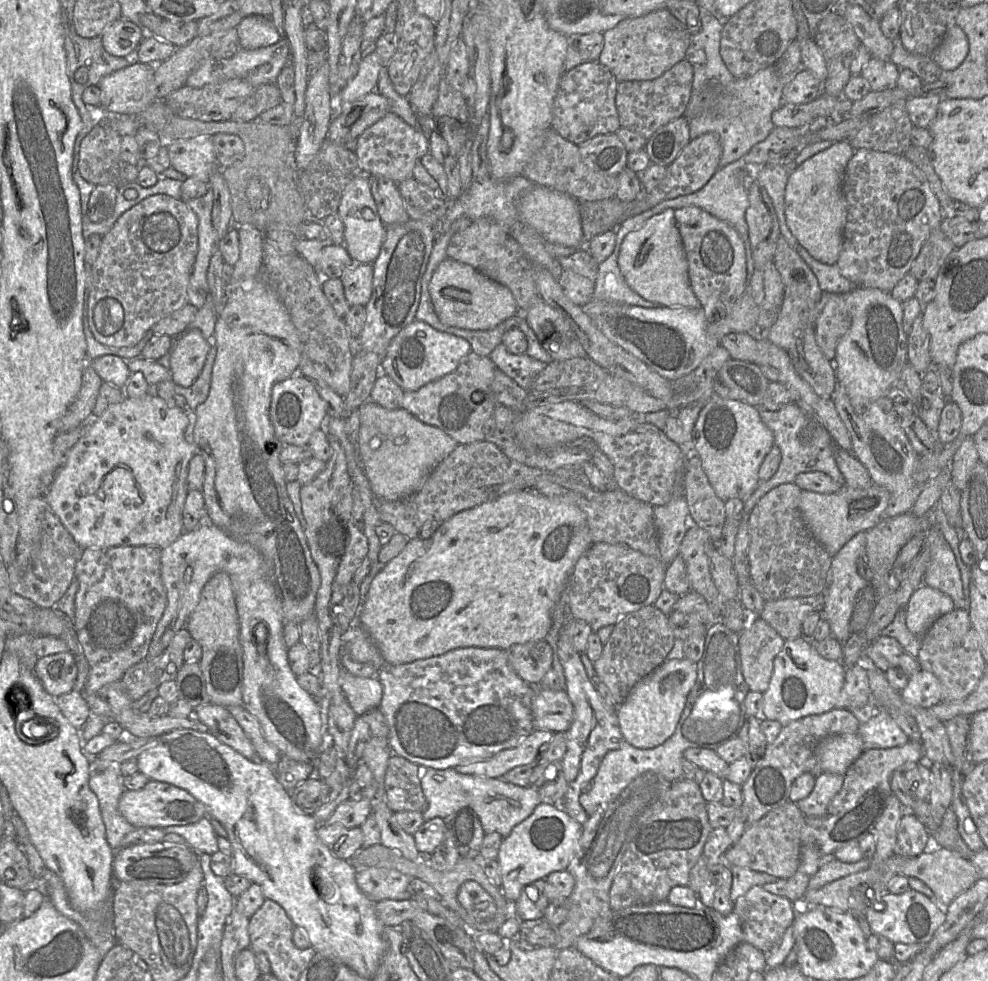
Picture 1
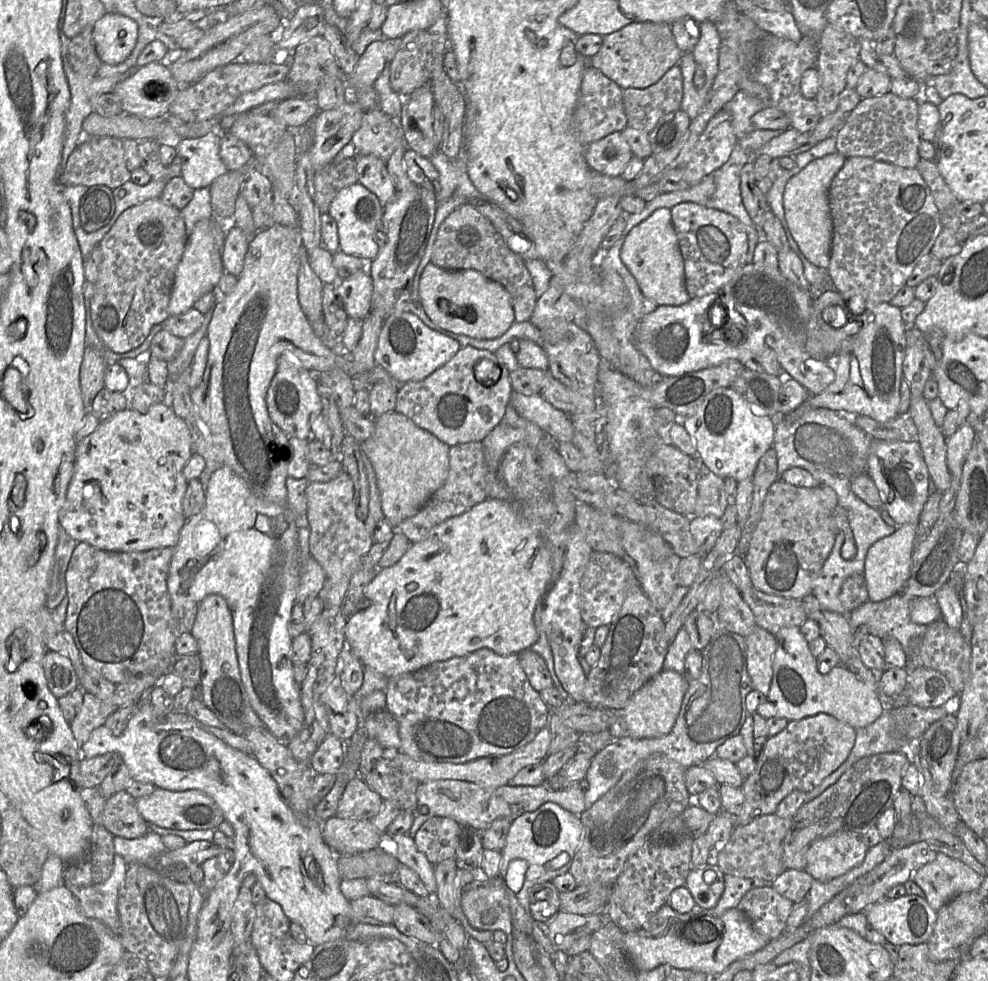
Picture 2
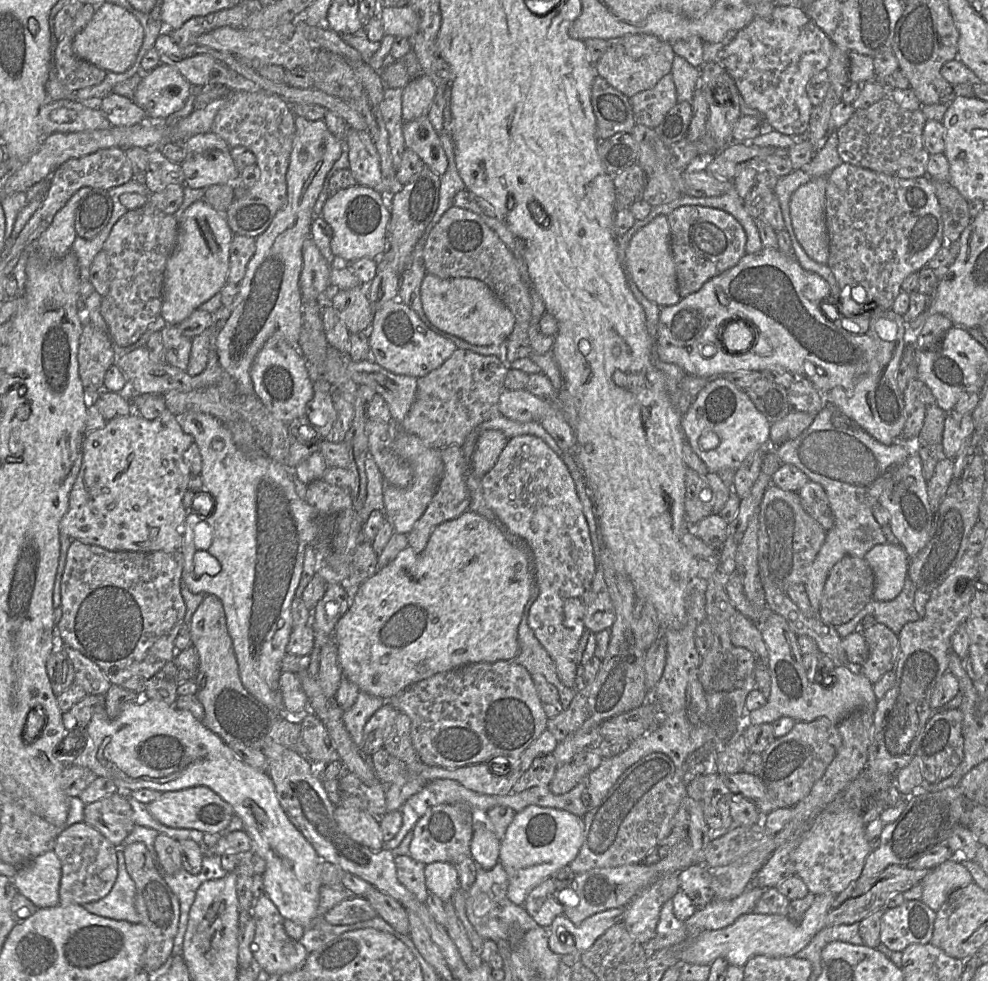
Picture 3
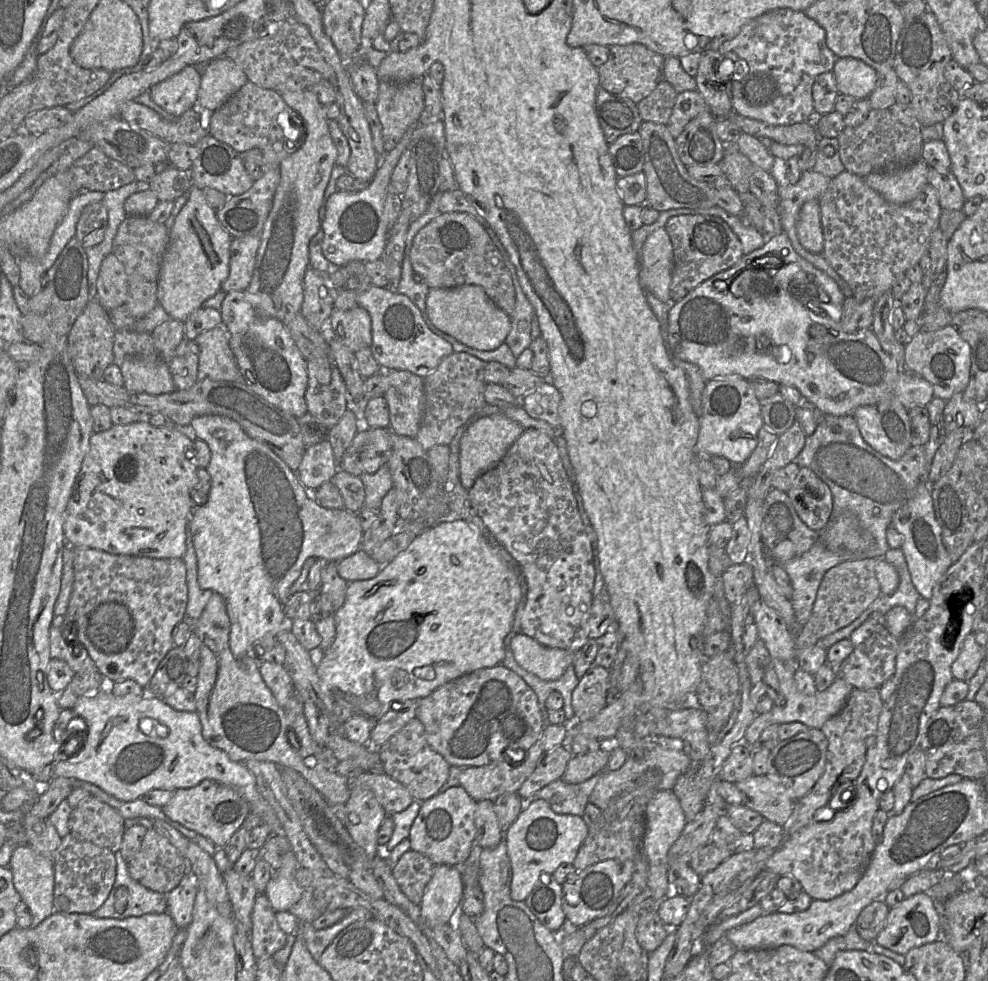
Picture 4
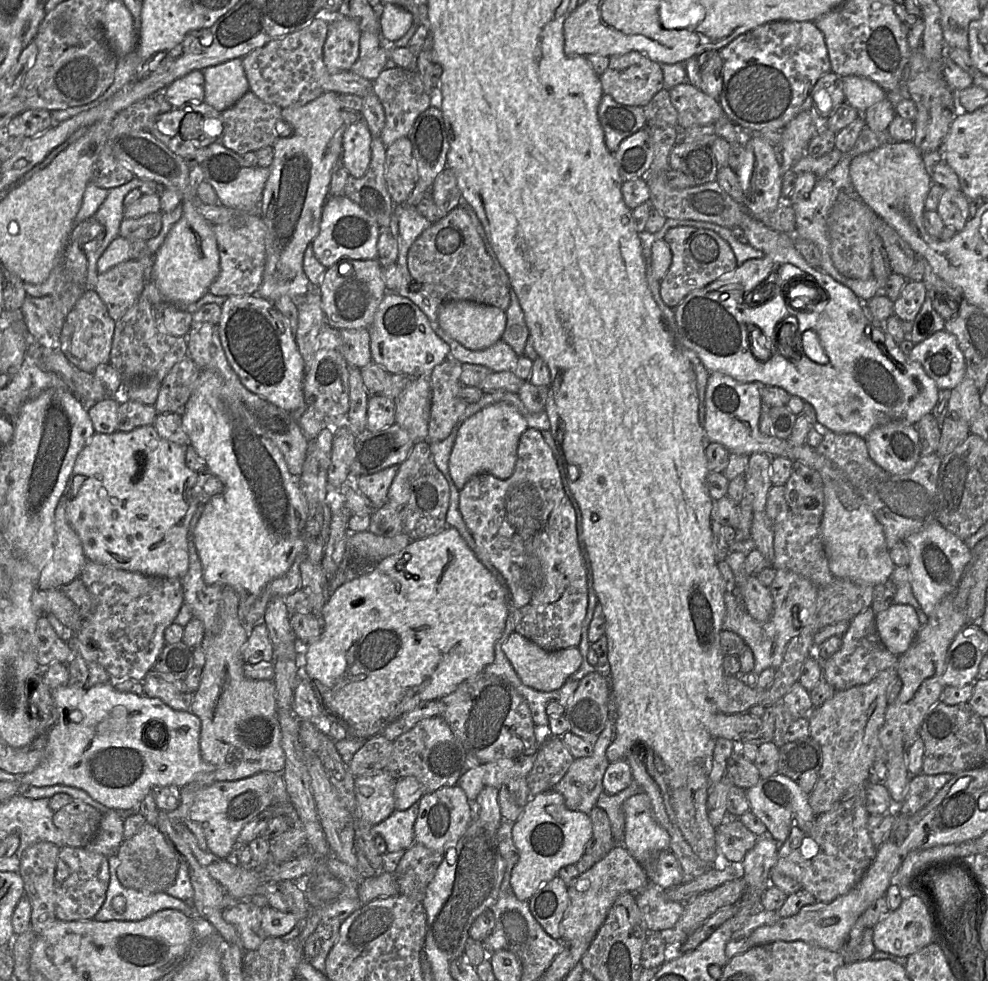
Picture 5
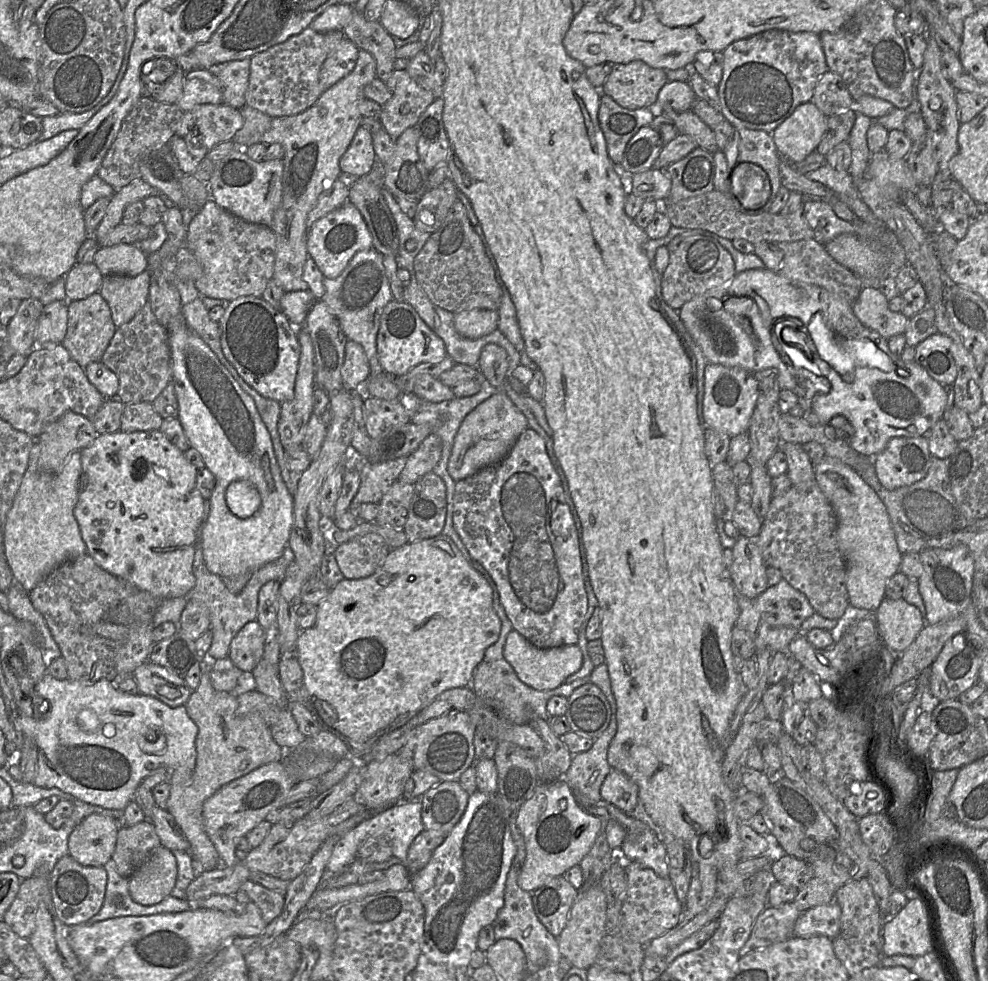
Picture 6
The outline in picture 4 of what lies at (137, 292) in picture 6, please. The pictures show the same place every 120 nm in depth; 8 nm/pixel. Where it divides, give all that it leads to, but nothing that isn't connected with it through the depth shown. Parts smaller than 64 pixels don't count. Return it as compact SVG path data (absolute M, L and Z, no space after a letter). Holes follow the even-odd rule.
M114 254L103 259L96 286L97 299L107 312L124 304L128 293L128 279L124 265Z

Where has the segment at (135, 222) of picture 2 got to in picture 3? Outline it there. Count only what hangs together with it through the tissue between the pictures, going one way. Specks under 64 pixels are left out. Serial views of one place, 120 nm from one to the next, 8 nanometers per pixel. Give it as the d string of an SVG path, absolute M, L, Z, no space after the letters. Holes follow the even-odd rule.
M150 203L128 211L113 226L102 250L109 259L110 288L100 306L111 343L122 347L134 344L161 315L164 270L177 237L178 223L174 215L166 214Z

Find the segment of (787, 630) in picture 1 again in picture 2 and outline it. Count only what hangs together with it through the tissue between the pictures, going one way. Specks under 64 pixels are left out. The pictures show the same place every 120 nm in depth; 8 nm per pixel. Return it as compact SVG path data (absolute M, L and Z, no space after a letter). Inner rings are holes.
M754 587L740 593L757 625L773 634L785 627L800 627L807 619L801 599L767 594Z

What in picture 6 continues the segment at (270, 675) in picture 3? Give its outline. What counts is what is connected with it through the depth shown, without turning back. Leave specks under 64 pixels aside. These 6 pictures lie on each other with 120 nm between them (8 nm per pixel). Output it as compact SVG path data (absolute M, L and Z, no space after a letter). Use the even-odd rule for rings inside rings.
M172 320L166 329L178 401L177 417L190 446L201 454L216 480L201 530L206 567L221 578L253 574L283 555L294 523L294 496L283 481L271 436L253 398L239 386L209 346L188 328L185 320ZM238 480L251 482L261 496L259 510L245 519L235 516L226 502L228 486Z

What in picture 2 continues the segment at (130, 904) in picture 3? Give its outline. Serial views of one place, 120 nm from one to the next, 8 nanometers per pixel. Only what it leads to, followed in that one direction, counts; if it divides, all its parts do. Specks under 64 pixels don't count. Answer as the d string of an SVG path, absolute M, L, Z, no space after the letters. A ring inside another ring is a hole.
M115 854L112 872L106 881L85 887L66 887L87 917L102 922L118 935L121 928L117 909L118 893L127 868L128 864L124 858Z

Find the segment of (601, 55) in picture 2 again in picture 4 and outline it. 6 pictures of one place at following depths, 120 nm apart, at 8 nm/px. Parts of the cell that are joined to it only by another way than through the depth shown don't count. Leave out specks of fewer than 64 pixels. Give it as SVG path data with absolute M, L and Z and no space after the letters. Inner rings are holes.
M639 43L609 46L608 60L597 68L600 87L609 93L629 99L635 104L646 98L665 79L665 56Z

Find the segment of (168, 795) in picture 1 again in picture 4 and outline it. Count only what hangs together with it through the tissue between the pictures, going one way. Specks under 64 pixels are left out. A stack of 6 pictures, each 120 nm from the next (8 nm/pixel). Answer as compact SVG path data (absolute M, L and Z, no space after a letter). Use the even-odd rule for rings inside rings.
M209 779L191 788L175 790L162 810L171 820L212 841L216 850L225 847L250 814L249 803L238 791Z

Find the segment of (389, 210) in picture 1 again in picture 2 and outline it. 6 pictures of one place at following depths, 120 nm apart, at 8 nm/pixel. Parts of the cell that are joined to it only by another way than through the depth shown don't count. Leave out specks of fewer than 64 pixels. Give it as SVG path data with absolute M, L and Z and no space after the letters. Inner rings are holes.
M355 155L358 183L376 195L383 208L396 195L386 162L374 155Z

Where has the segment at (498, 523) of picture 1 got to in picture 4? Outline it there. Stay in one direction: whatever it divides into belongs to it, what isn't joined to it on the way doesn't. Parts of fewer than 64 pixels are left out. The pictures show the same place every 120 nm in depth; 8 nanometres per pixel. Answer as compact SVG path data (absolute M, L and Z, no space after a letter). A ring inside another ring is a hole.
M443 519L413 537L409 546L389 563L382 565L375 577L348 583L345 602L334 613L335 639L326 652L316 657L317 675L334 700L344 700L351 706L353 713L377 720L397 703L423 699L440 686L465 674L501 664L506 653L504 639L513 626L517 609L524 595L527 595L527 585L517 563L492 535L485 536L474 524L461 519Z

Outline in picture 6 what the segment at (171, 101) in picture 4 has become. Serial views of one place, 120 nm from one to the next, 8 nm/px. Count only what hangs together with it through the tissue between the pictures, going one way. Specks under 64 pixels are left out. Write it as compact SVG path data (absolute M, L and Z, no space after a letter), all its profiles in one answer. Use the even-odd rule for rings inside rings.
M204 68L185 73L183 93L177 103L183 112L201 104L223 104L223 87L220 80Z

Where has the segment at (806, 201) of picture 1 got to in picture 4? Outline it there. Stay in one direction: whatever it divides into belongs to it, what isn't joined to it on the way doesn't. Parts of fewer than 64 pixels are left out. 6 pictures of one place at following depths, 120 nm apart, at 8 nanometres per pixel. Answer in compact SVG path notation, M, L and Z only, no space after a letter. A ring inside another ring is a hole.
M810 200L802 206L796 230L801 245L807 251L815 254L823 253L824 236L819 200Z

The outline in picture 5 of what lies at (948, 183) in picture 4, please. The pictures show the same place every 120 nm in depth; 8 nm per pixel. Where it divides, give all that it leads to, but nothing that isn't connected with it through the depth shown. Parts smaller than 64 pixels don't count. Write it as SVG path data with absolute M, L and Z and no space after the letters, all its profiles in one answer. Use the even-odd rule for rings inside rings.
M945 189L936 210L945 226L961 231L969 220L969 199L960 190Z

